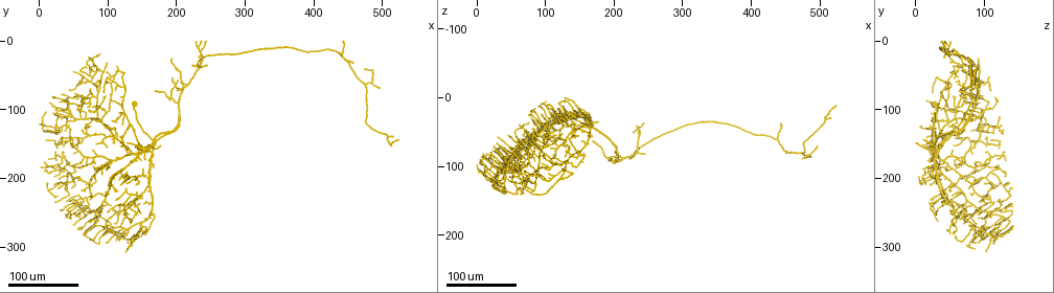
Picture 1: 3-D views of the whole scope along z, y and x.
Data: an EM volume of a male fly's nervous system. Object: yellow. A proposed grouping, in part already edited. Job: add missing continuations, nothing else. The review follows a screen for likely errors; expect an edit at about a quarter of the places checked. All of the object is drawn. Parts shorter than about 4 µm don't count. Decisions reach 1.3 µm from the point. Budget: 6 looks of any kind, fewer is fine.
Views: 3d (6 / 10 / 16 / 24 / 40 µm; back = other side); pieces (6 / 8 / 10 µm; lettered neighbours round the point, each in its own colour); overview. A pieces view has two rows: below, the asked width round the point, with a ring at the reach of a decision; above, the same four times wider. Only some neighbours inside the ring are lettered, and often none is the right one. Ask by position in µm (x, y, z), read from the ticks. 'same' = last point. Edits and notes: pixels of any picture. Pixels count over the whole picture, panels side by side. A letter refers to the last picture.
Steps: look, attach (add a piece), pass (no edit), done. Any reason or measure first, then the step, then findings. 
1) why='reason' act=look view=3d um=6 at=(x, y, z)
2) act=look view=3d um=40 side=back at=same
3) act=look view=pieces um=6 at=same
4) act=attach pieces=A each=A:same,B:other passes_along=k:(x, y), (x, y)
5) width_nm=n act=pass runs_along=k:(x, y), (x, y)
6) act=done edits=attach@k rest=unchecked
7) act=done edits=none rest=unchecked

why='long arm stops here' act=look view=3d um=40 at=(45, 200, 75)

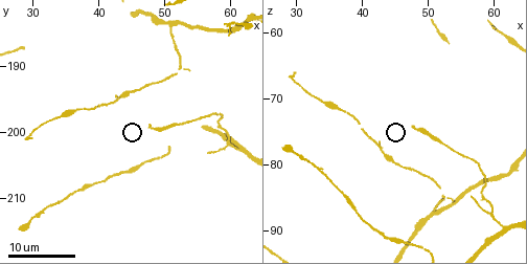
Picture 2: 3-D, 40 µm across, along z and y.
act=look view=pieces um=8 at=(48.0, 199.0, 74.5)

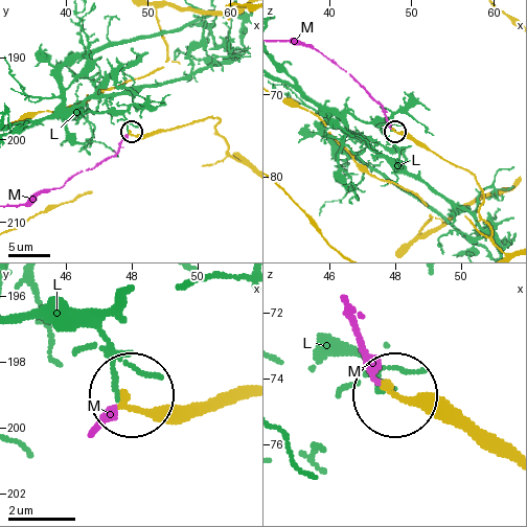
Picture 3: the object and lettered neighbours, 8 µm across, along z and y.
act=attach pieces=M each=L:other,M:same passes_along=3:(414, 143), (393, 131), (381, 106), (324, 55), (280, 41) found='it goes on there'

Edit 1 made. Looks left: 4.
why='free end' act=look view=3d um=40 at=(50, 270, 115)

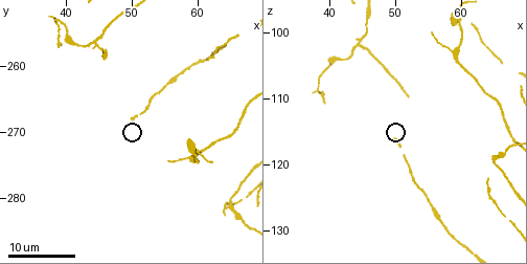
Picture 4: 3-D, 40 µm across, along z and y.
act=look view=pieces um=10 at=(50.0, 268.0, 116.5)

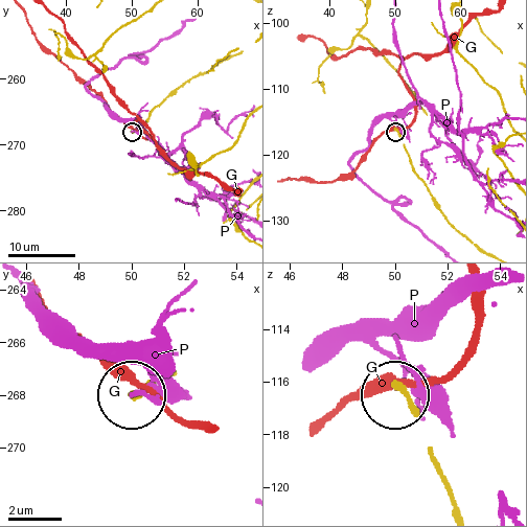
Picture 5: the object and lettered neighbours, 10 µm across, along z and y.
width_nm=230 act=pass each=G:other,P:other runs_along=5:(464, 236), (415, 172), (396, 132) found='none of them fits'

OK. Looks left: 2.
why='tapers out' act=look view=3d um=40 at=(115, 275, 55)

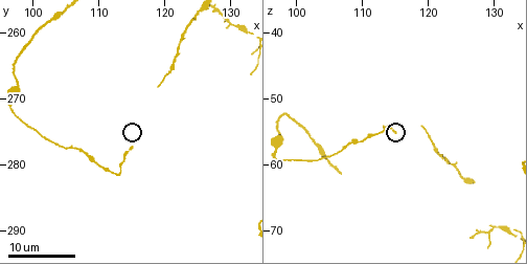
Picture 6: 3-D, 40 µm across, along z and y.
why='see the neighbours' act=look view=pieces um=10 at=(115.0, 277.0, 55.0)

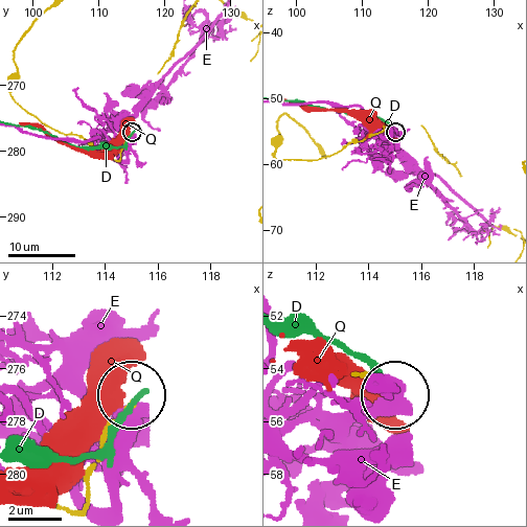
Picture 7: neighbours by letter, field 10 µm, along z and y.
act=pass each=D:other,E:other,Q:other runs_along=7:(47, 125), (81, 136), (116, 160), (131, 133) found='none of them fits'

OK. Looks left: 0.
act=done edits=attach@3 rest=unchecked

